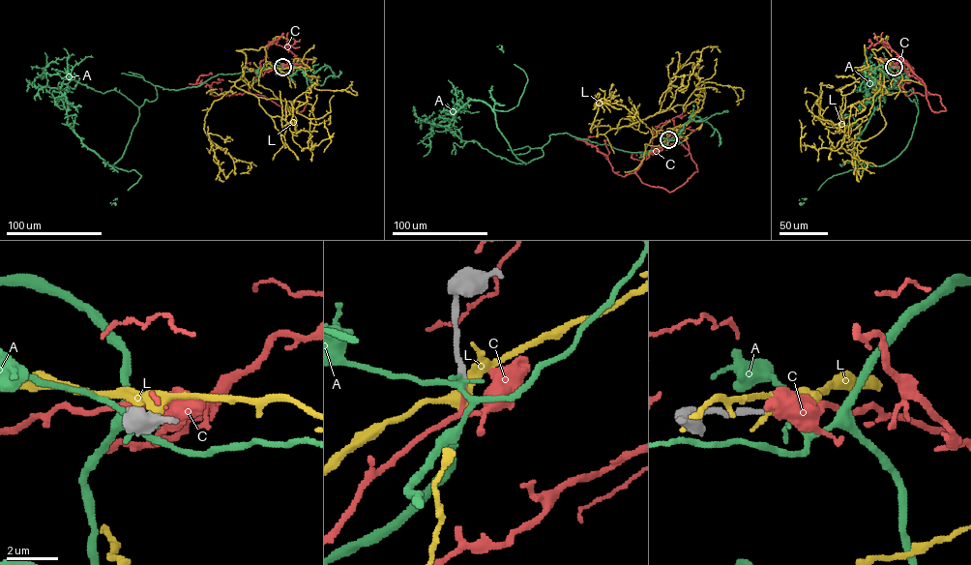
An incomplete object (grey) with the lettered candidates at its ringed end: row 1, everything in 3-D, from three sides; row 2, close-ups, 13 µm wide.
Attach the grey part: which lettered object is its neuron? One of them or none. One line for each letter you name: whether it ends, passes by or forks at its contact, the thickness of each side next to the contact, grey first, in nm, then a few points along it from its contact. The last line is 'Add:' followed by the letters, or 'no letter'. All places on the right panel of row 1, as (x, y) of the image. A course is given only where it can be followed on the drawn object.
C: it passes by | 220/130 nm | via (894, 67), (909, 68), (940, 96), (945, 110), (931, 110), (925, 83), (906, 63), (876, 59)
Add: C

